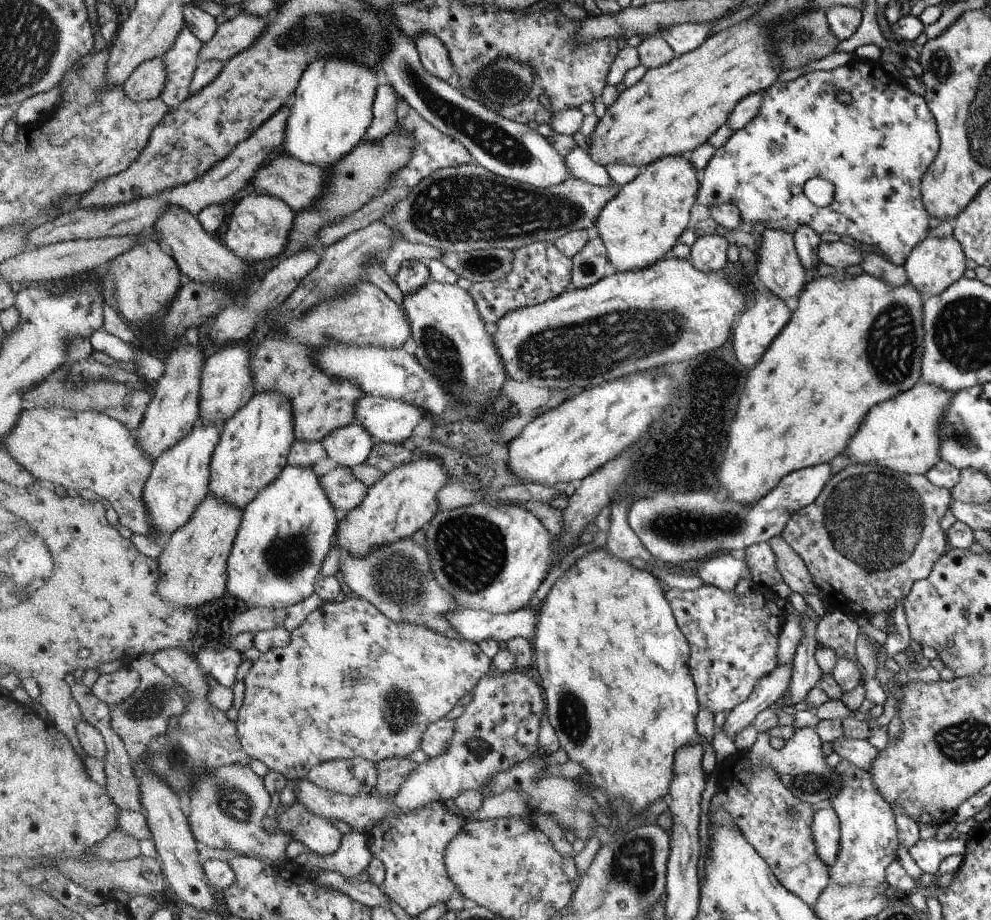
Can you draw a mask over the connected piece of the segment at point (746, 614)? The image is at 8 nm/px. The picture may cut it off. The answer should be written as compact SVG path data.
M704 584L702 588L695 591L682 590L678 589L677 587L671 588L671 590L668 590L667 592L667 599L668 602L671 602L676 622L678 622L678 625L685 634L685 637L689 642L689 646L691 647L690 671L694 678L695 685L698 687L699 710L710 710L710 712L712 712L714 715L718 714L718 712L729 713L732 709L736 708L744 701L747 701L748 697L750 697L754 690L758 687L758 682L772 673L777 666L779 634L781 633L781 626L783 625L784 620L787 618L775 604L777 596L774 594L771 588L764 585L755 586L754 592L746 596L740 596L732 593L725 593L723 590L720 590L719 587Z

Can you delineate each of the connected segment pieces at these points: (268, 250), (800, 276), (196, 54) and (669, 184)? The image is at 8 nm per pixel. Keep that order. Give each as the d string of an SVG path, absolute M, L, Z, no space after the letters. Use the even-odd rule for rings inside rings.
M245 194L232 210L228 232L222 242L248 264L274 260L282 254L287 245L294 228L295 213L284 199L270 195Z
M772 227L764 228L761 231L763 237L757 256L759 262L756 273L772 294L784 300L796 298L806 288L806 280L804 280L805 268L796 250L794 234L784 229L773 229Z
M186 26L176 46L164 56L169 70L169 81L161 97L174 109L179 108L193 95L192 85L205 43L206 39L196 36Z
M687 155L656 159L641 169L635 180L623 185L616 198L601 211L594 226L604 241L608 260L620 273L642 270L661 261L688 226L696 200L696 167Z

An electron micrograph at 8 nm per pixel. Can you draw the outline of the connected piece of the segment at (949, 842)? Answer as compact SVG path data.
M960 835L958 839L918 839L914 846L909 848L912 860L923 870L935 874L940 862L950 854L964 854L966 852L968 836Z

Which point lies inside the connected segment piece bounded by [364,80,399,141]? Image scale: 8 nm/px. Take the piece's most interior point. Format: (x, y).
(385, 120)

